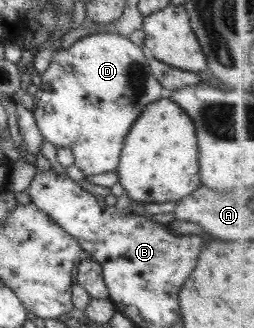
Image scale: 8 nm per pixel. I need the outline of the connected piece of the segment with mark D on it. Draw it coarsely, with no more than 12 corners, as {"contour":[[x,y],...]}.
{"contour":[[98,32],[58,48],[31,114],[83,175],[115,172],[165,96],[143,48]]}

